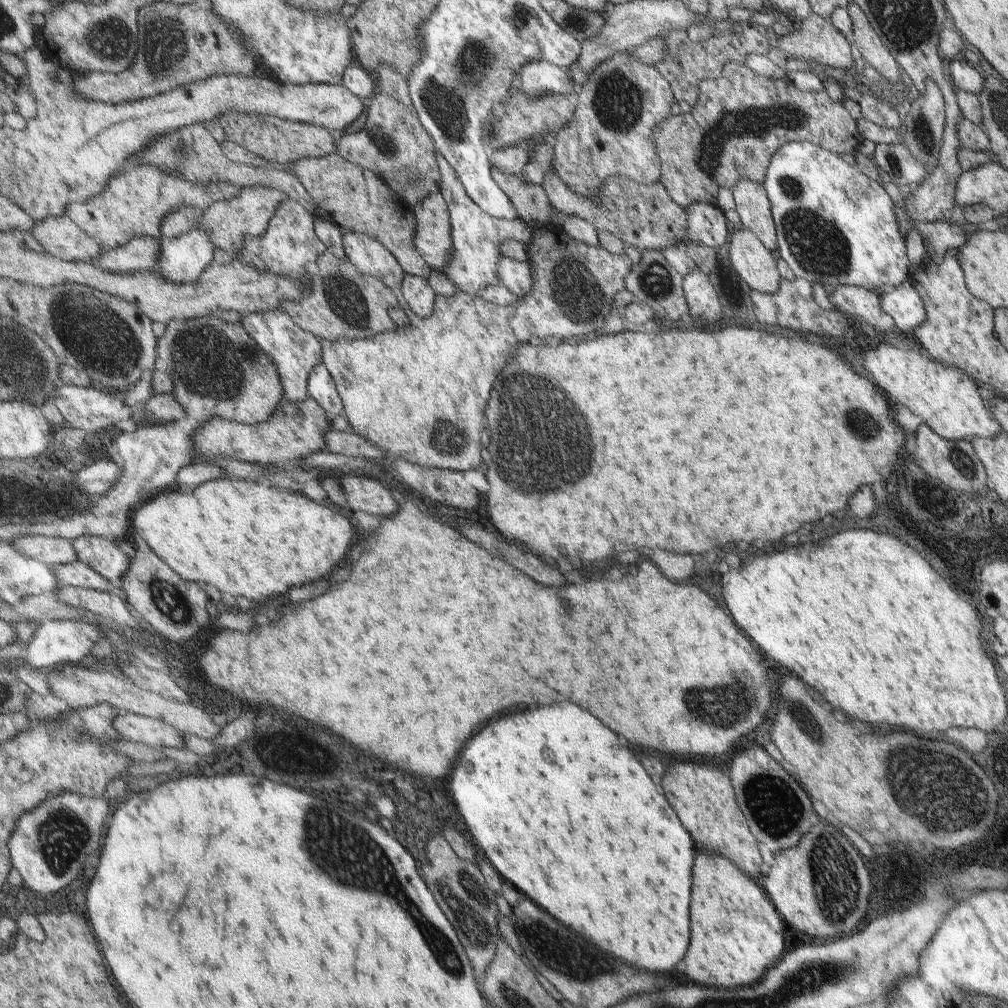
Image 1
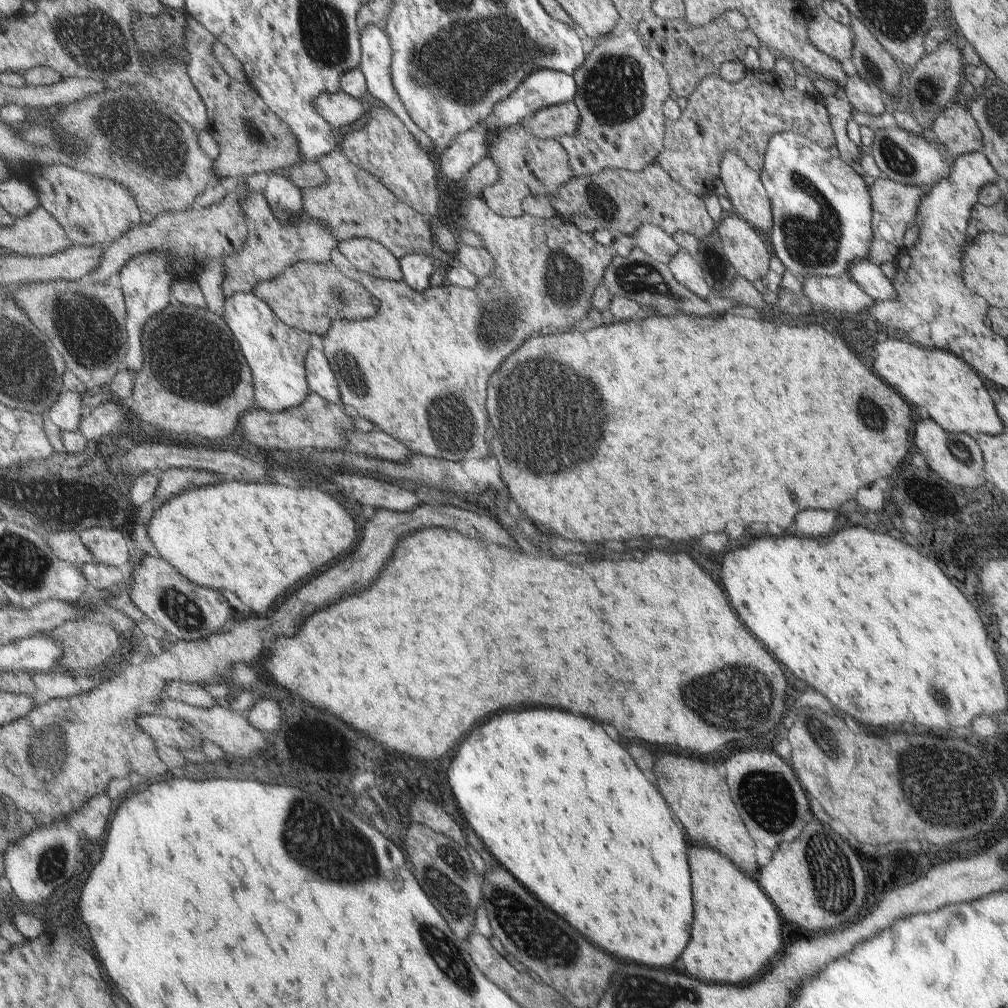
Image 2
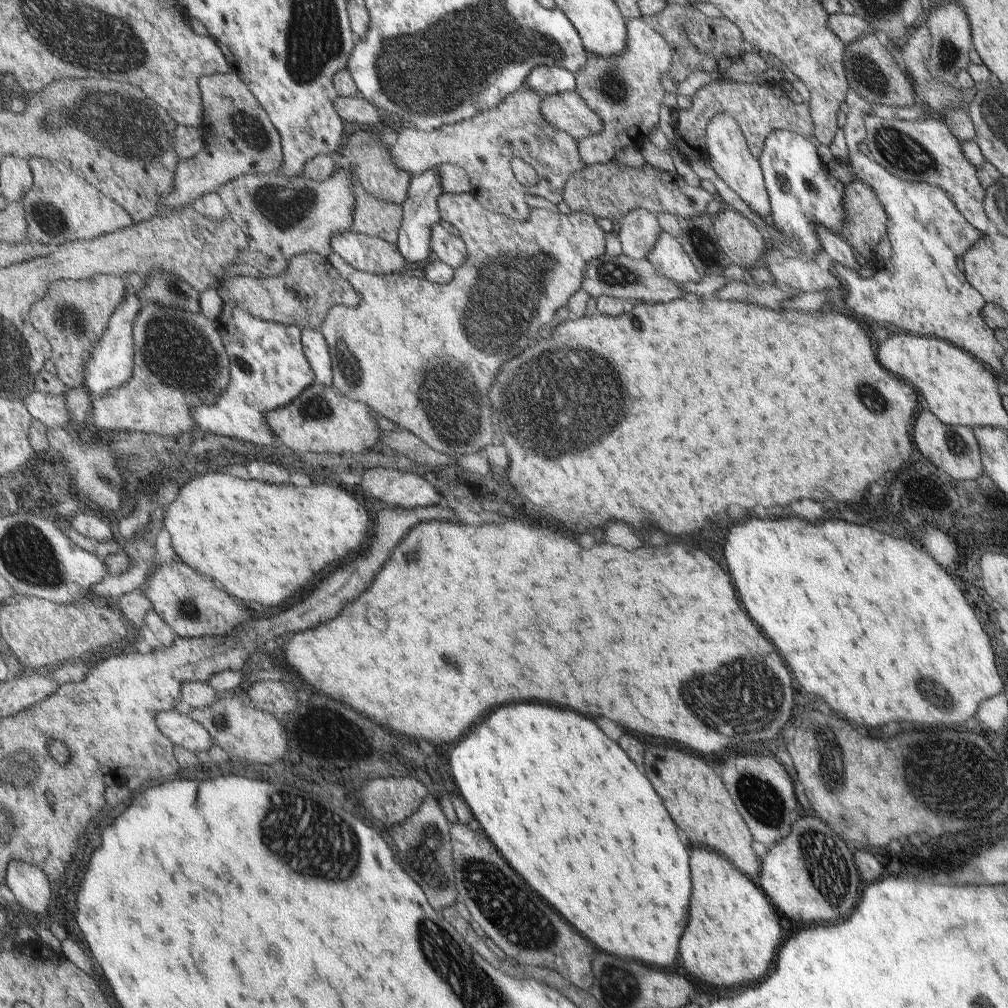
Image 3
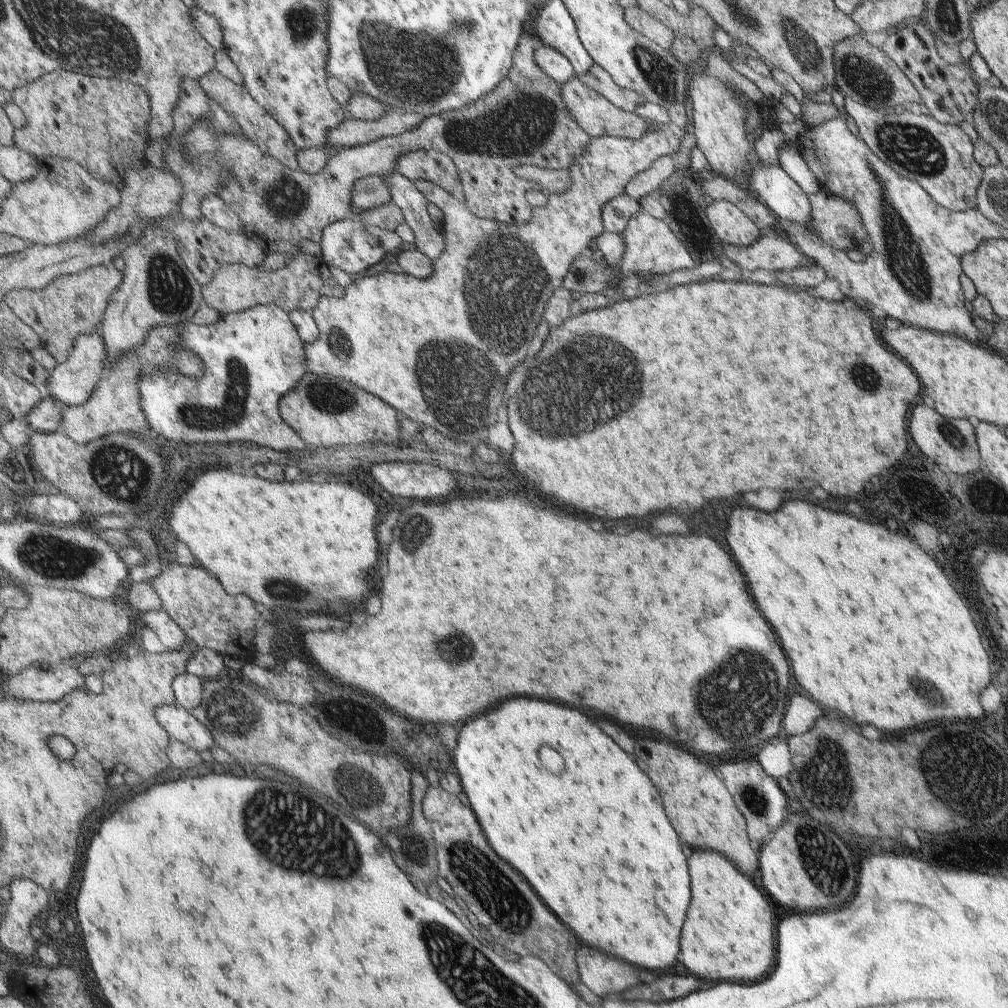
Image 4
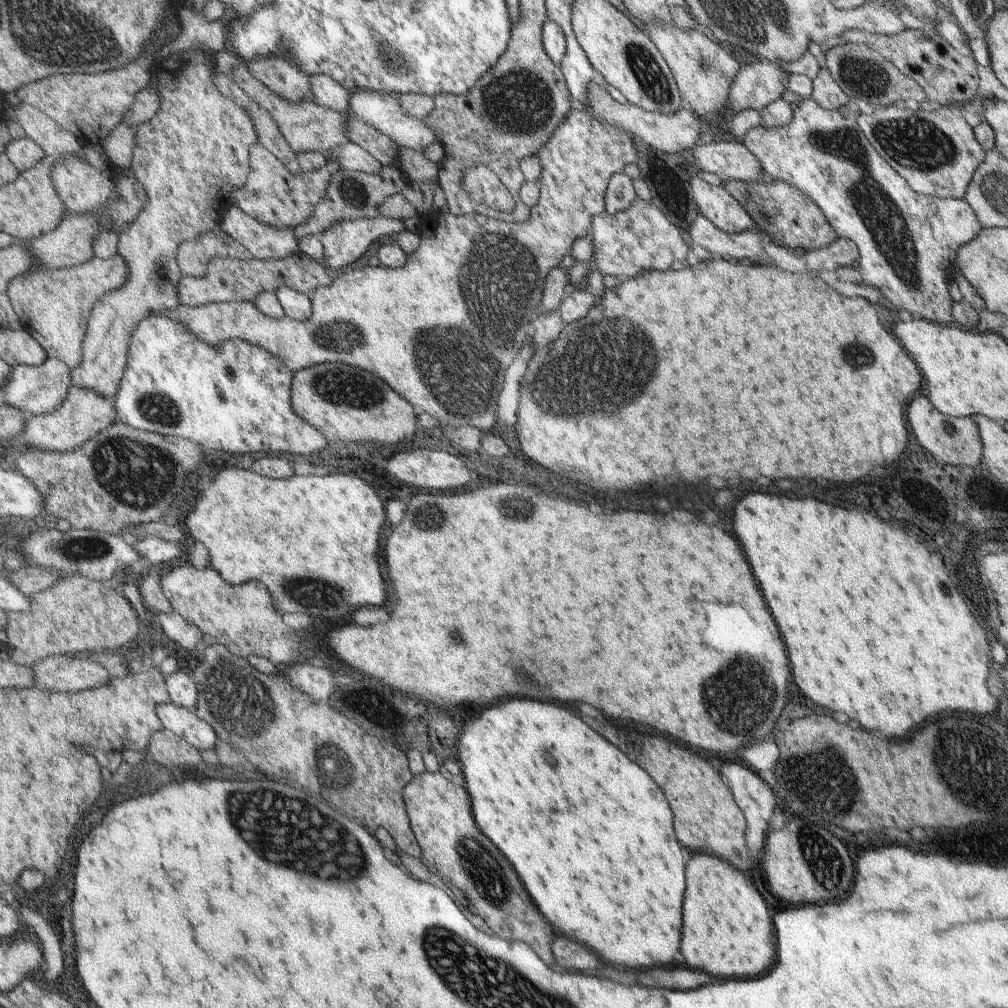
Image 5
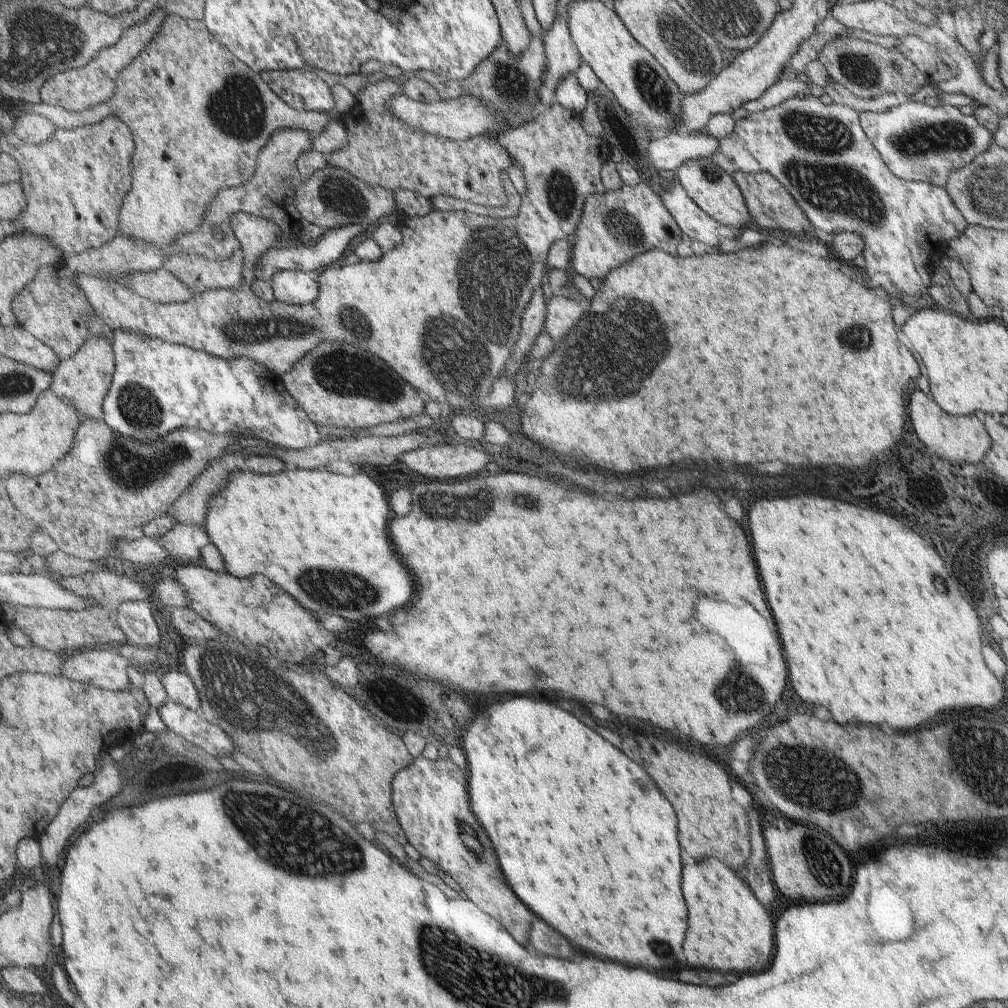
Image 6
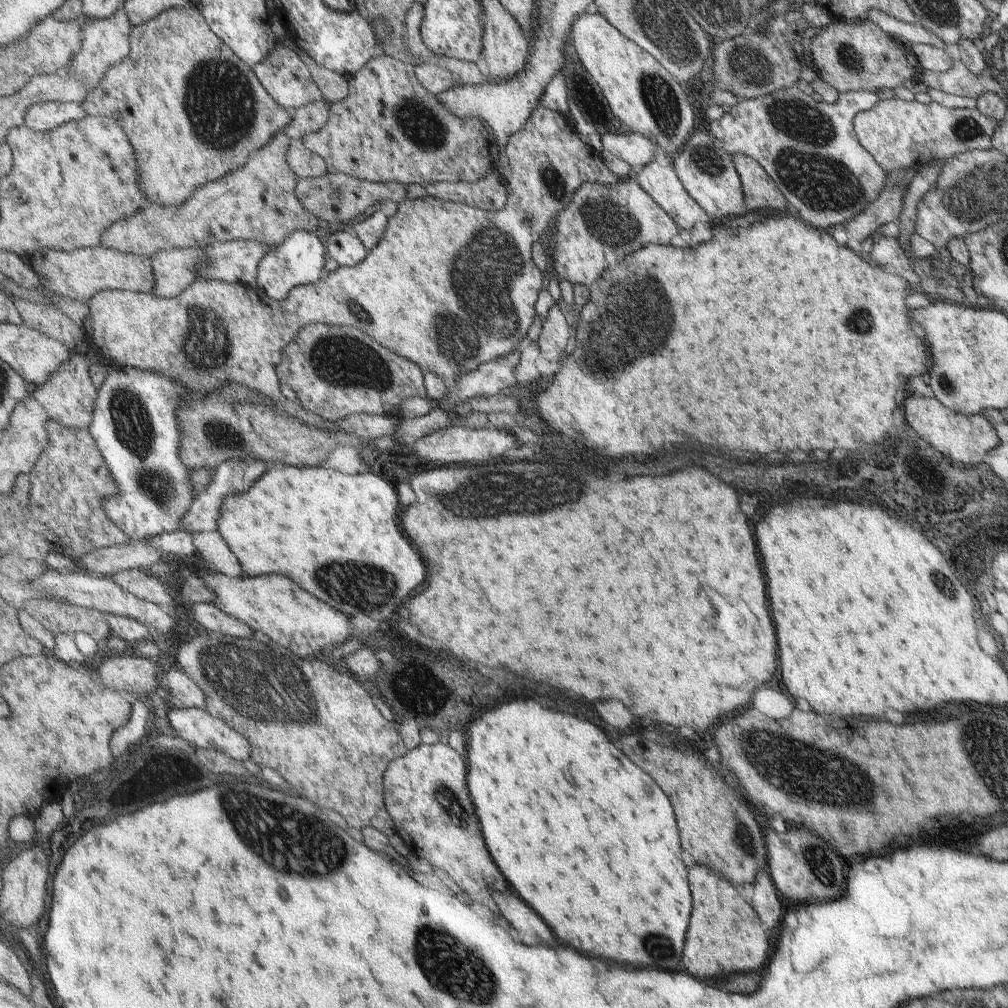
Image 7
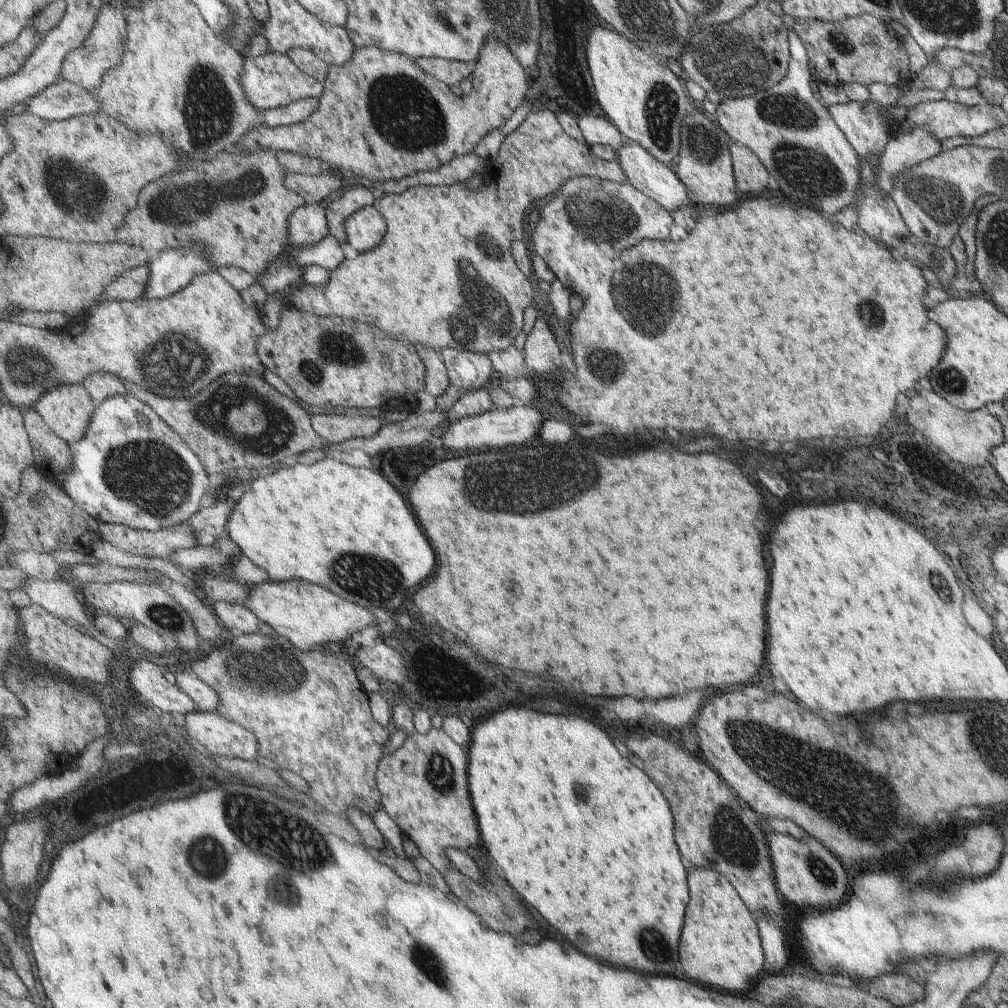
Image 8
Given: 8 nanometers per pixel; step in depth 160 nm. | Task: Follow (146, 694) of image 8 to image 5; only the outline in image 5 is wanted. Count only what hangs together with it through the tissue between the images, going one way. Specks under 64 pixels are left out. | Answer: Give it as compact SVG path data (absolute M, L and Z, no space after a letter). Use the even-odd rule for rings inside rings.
M53 655L35 664L35 676L39 686L53 692L81 692L85 688L102 687L111 681L109 672L83 656Z

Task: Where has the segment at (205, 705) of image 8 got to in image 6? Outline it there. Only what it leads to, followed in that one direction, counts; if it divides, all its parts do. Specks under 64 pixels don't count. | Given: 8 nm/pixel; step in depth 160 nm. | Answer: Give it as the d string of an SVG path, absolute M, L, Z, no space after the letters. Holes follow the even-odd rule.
M167 671L161 676L161 682L169 700L182 704L194 711L201 710L202 700L199 689L186 671Z

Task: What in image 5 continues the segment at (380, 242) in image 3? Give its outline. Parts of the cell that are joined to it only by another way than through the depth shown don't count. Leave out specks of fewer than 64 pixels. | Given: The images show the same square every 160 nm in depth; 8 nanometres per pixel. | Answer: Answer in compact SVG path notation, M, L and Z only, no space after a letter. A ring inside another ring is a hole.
M378 217L344 220L333 223L321 236L327 265L334 269L349 266L359 260L369 248L383 236L395 237L405 229L402 221L395 218Z

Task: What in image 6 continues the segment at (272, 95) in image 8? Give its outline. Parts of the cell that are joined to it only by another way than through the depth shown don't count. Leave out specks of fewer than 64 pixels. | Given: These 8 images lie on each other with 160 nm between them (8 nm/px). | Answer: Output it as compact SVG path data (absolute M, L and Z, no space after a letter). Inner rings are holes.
M309 69L294 71L267 70L261 72L263 82L268 82L274 91L289 106L300 111L333 111L336 100L332 88Z

